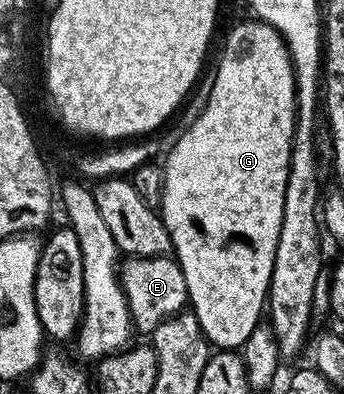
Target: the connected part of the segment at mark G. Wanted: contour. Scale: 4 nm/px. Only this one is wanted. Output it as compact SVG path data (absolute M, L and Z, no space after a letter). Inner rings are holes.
M251 20L252 22L244 22L241 26L236 26L228 34L228 39L224 42L224 51L220 54L220 63L216 66L216 75L212 78L212 87L208 90L208 99L204 102L204 111L193 120L188 126L188 131L177 140L172 146L172 151L168 154L168 159L163 159L162 165L164 168L164 195L158 207L160 218L166 224L166 232L170 232L170 240L172 241L172 250L177 262L180 263L182 272L186 276L186 288L188 289L188 300L190 303L191 313L195 314L198 324L202 324L202 332L207 336L209 343L213 347L220 350L235 351L237 348L243 347L244 341L250 336L250 332L254 332L256 326L261 325L262 315L266 310L268 301L268 285L272 279L274 272L274 252L278 248L278 236L282 228L282 212L284 211L284 193L286 192L286 180L288 179L288 169L290 168L290 156L292 155L292 137L294 136L294 128L296 127L296 77L294 76L294 68L290 60L290 52L288 45L284 42L283 35L279 34L274 27L266 22L259 20Z

